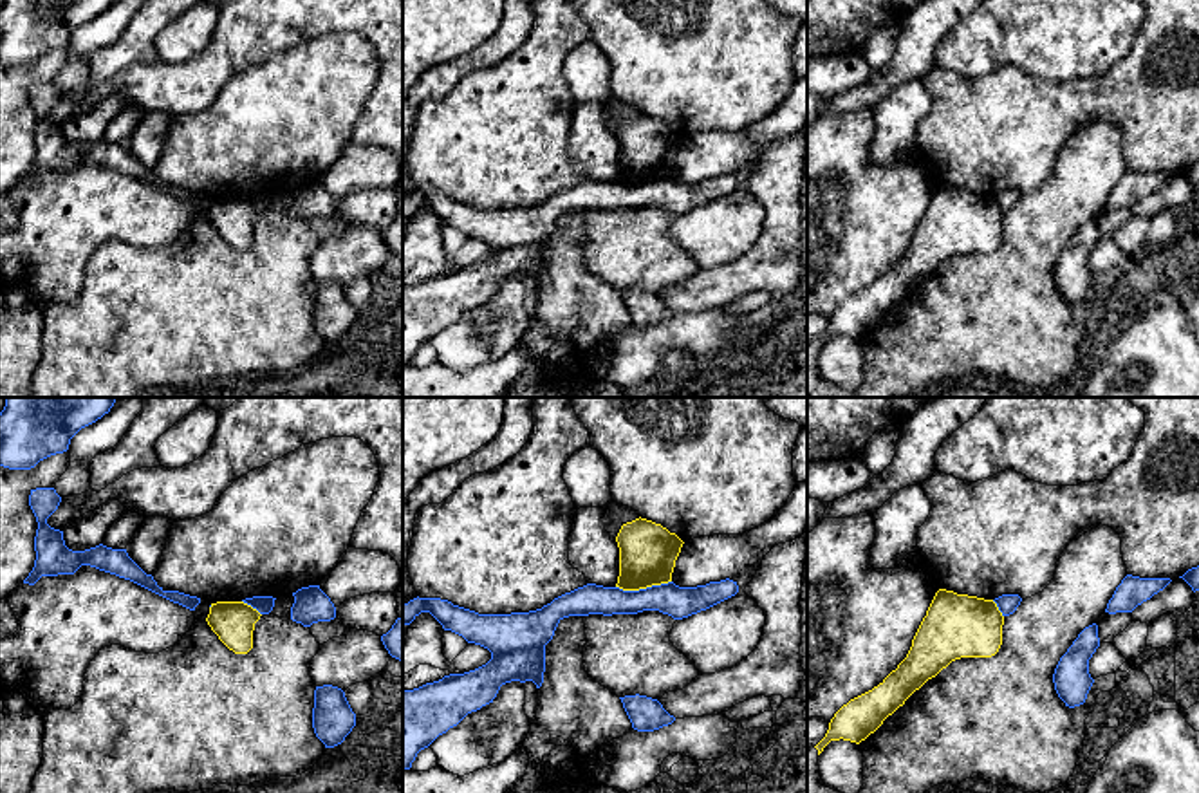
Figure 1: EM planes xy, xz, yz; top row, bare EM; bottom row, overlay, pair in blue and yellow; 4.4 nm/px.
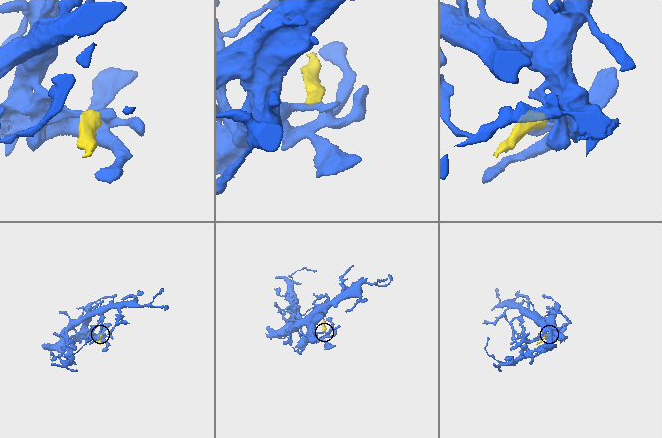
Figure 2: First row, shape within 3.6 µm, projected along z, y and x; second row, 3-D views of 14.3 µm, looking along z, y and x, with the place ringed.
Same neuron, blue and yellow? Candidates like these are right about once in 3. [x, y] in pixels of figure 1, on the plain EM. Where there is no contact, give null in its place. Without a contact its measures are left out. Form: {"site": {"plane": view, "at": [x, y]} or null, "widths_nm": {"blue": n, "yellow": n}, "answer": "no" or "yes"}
{"site": {"plane": "xz", "at": [643, 185]}, "widths_nm": {"blue": 140, "yellow": 260}, "answer": "no"}

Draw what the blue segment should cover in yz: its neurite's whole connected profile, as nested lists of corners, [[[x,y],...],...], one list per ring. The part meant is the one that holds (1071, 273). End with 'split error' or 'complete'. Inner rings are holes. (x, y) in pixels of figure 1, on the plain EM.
[[[1098,220],[1085,222],[1067,247],[1060,253],[1053,278],[1065,302],[1074,303],[1085,298],[1094,278],[1089,269],[1089,255],[1100,242]]]; complete

